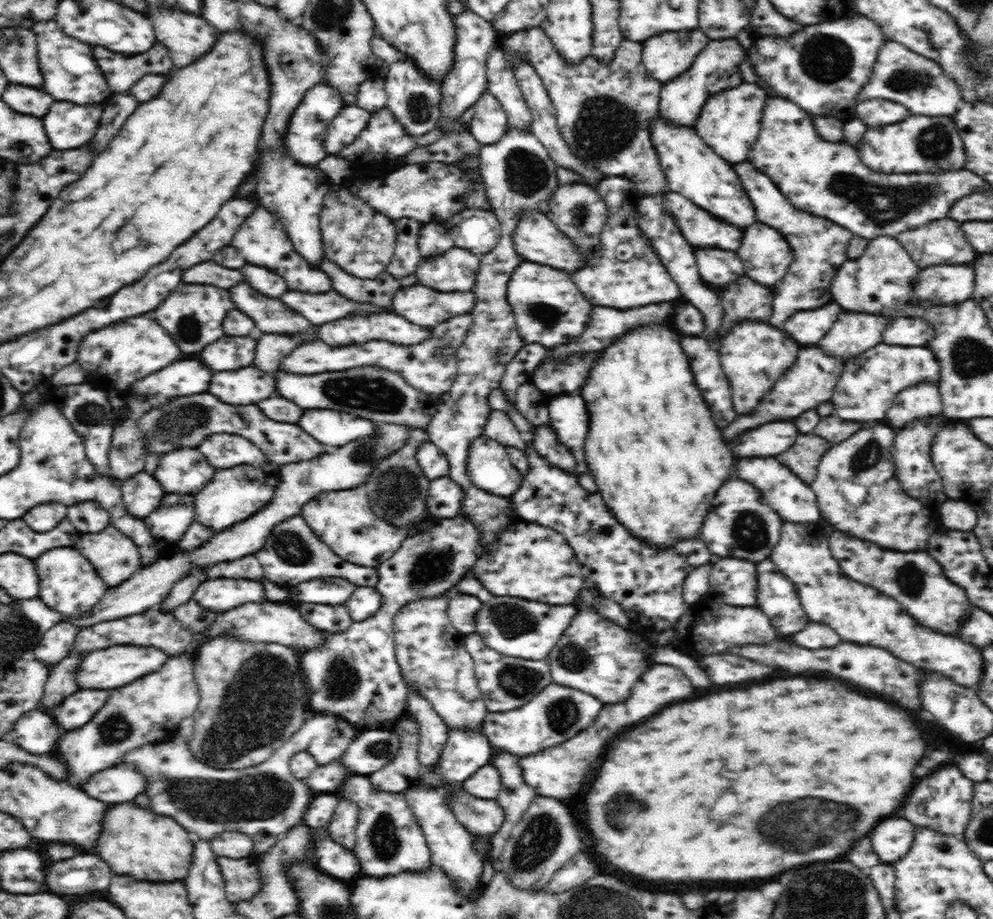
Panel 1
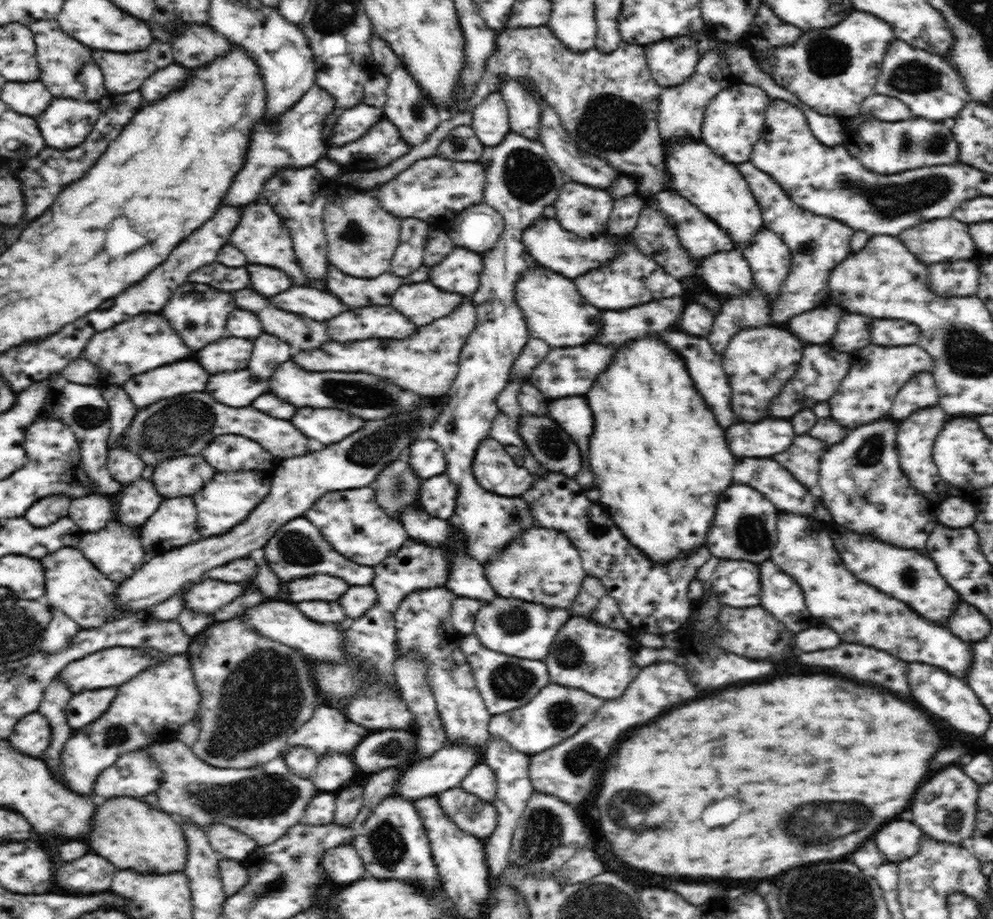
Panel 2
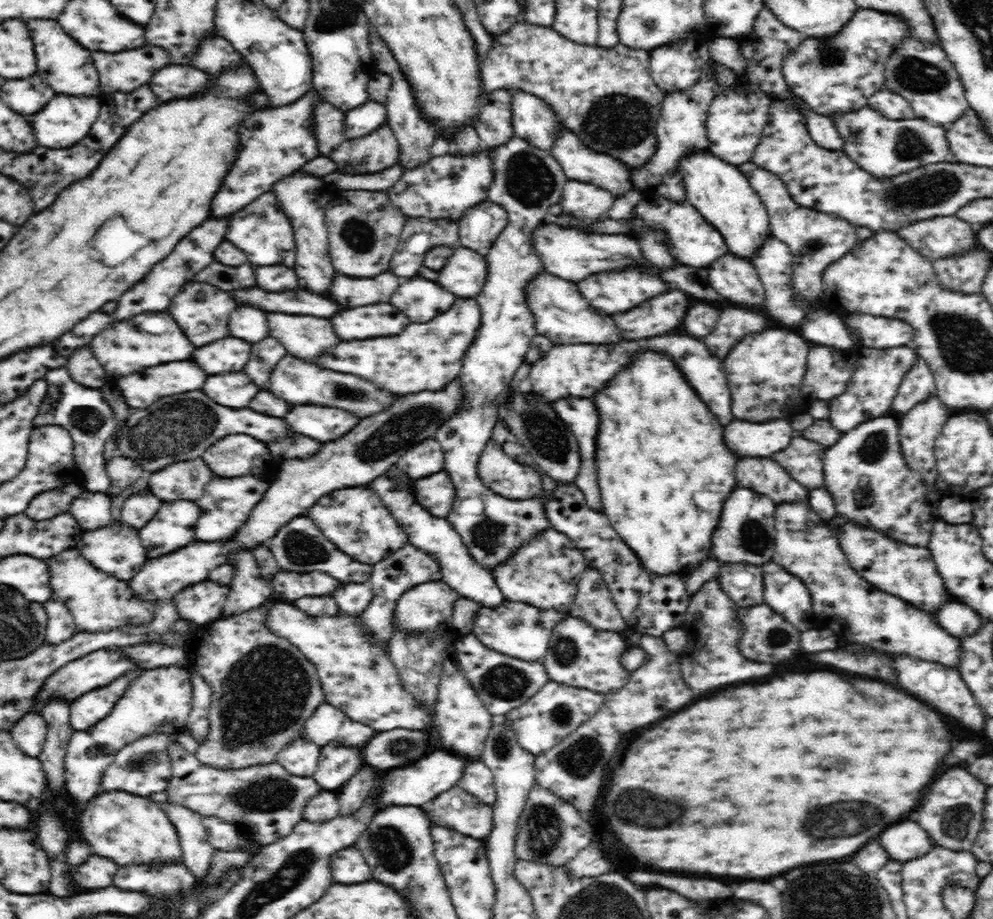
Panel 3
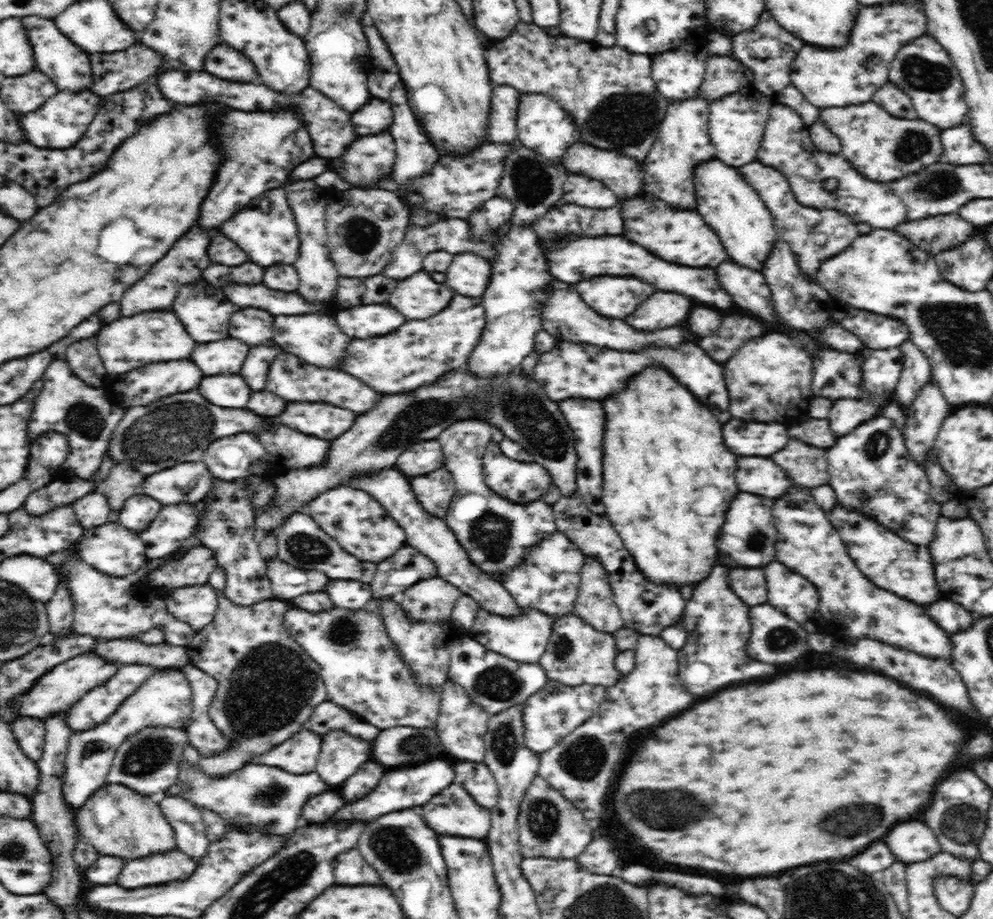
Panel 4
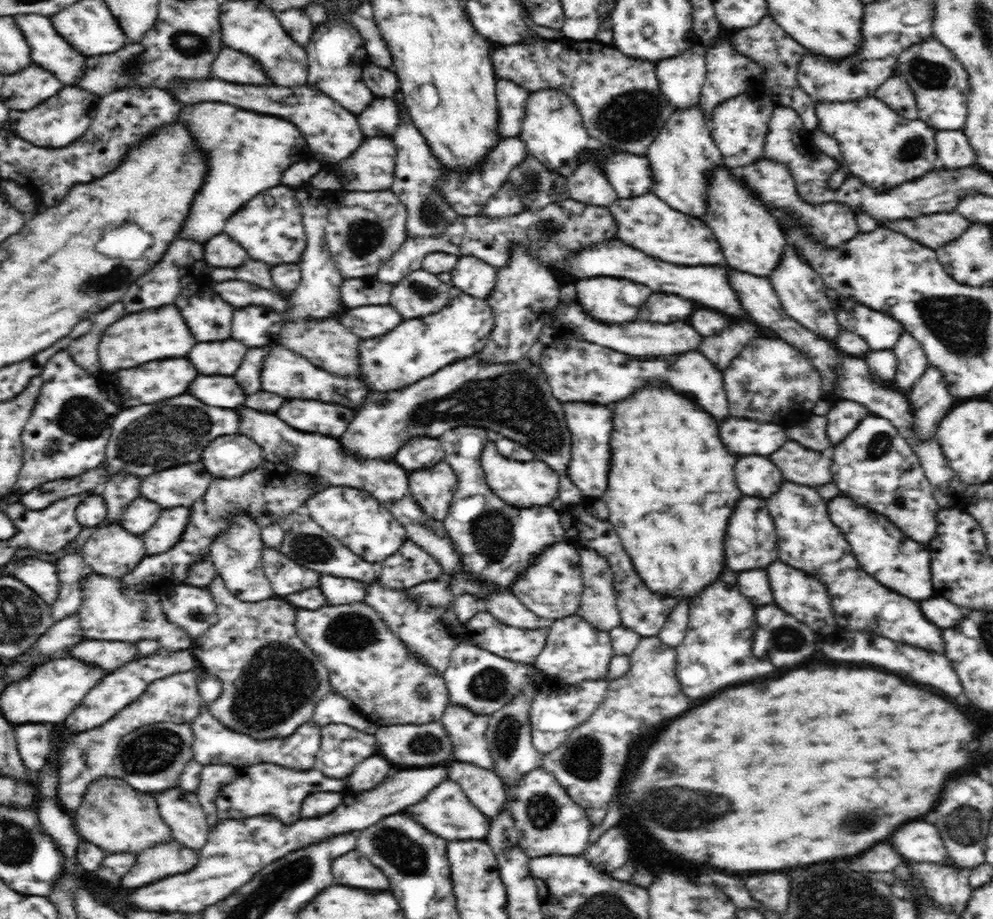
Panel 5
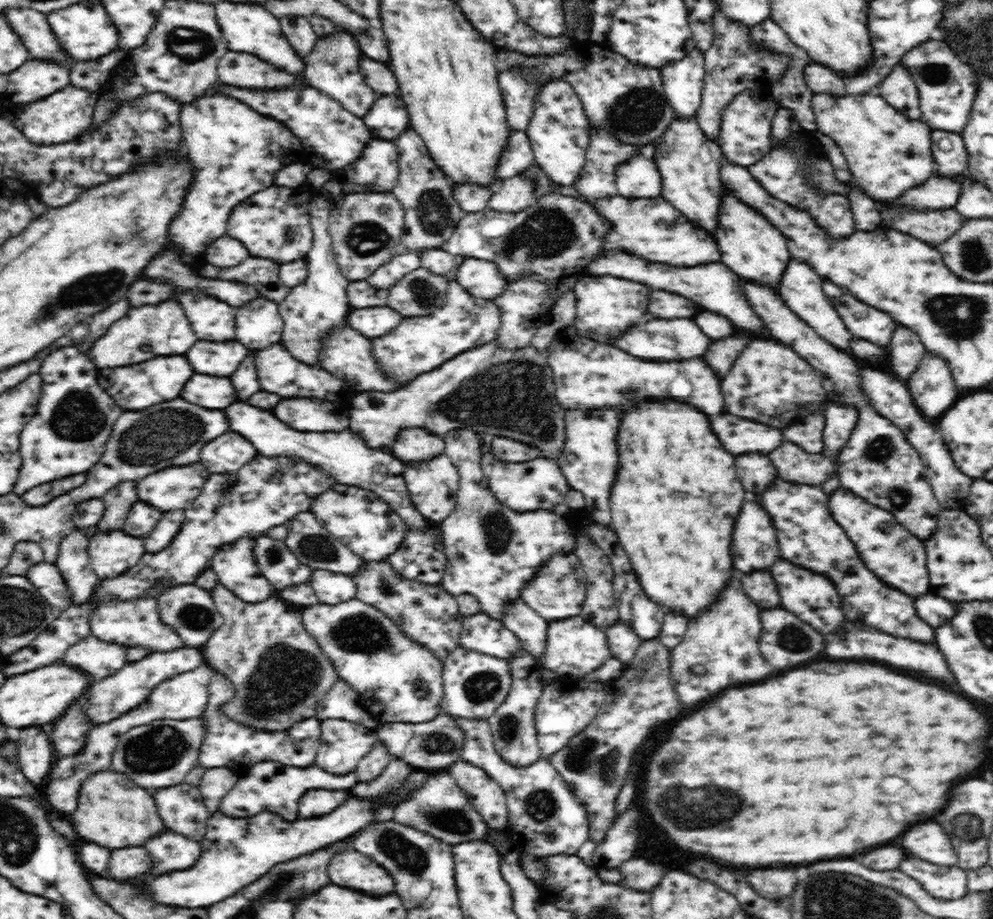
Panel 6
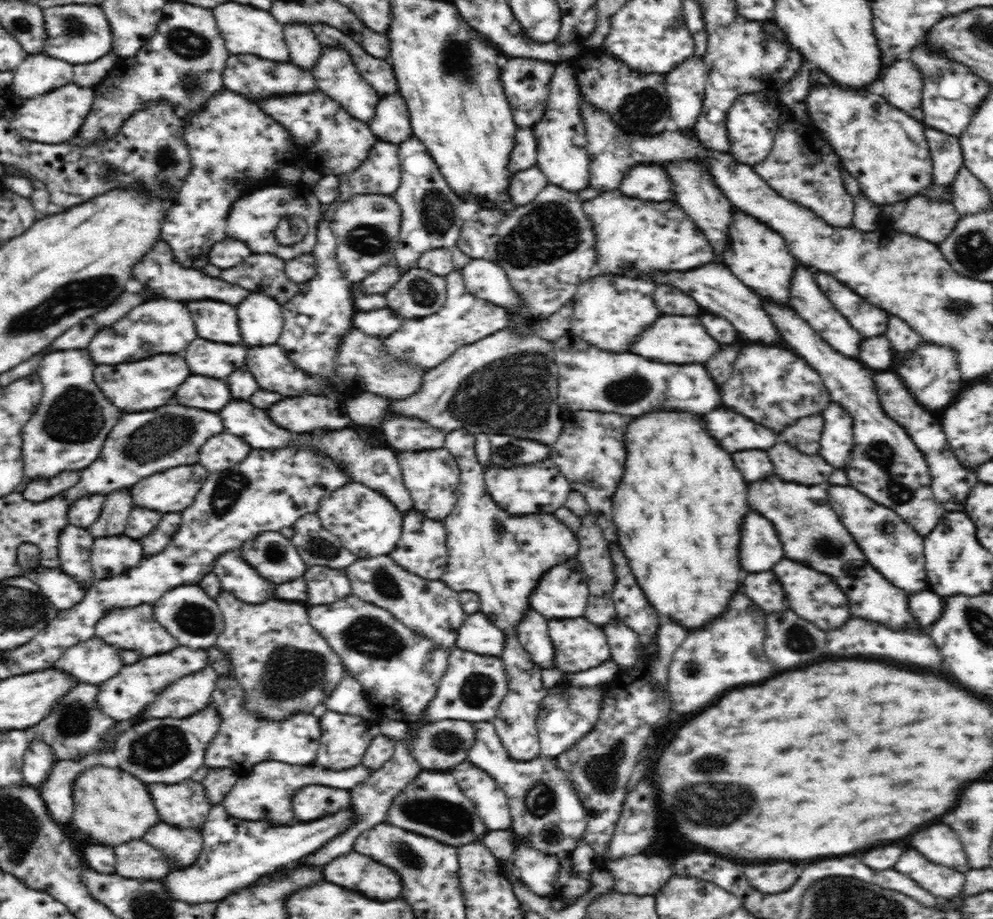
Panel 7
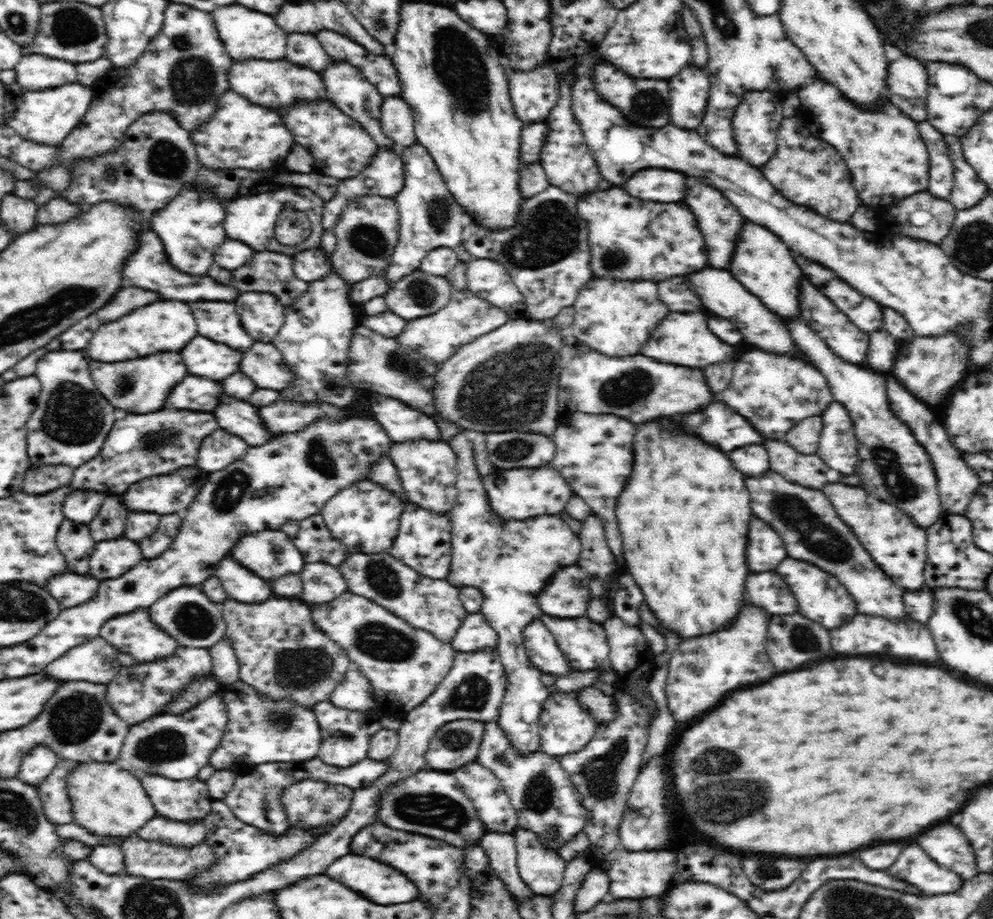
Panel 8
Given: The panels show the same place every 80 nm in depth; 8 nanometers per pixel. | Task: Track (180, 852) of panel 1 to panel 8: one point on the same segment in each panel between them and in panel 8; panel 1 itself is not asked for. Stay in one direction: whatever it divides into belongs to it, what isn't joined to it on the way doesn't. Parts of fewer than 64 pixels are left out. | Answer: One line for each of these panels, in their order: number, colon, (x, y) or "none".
2: (128, 832)
3: (130, 829)
4: (117, 821)
5: (118, 818)
6: (113, 811)
7: (114, 807)
8: (109, 801)

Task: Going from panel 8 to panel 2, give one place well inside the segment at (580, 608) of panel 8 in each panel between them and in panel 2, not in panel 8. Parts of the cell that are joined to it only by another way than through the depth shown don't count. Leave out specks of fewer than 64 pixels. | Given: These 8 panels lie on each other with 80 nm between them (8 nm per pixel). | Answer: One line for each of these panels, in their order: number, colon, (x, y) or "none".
2: (540, 565)
3: (544, 573)
4: (548, 580)
5: (551, 588)
6: (556, 592)
7: (562, 593)

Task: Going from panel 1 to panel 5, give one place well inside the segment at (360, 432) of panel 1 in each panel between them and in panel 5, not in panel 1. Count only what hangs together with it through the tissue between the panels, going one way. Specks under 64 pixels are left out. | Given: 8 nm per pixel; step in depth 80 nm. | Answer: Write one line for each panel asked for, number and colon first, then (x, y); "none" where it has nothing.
2: (329, 426)
3: (323, 424)
4: (325, 421)
5: (305, 415)

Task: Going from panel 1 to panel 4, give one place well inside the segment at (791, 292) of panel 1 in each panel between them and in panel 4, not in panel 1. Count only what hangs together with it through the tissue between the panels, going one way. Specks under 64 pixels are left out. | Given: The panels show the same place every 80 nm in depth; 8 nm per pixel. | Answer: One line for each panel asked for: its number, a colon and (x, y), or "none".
2: (818, 243)
3: (798, 227)
4: (814, 235)

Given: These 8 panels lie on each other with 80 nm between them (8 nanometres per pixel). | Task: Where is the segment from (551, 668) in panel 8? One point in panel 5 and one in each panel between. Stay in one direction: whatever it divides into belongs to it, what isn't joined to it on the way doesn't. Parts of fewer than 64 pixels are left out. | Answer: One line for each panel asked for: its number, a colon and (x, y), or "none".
5: (503, 605)
6: (531, 629)
7: (532, 632)

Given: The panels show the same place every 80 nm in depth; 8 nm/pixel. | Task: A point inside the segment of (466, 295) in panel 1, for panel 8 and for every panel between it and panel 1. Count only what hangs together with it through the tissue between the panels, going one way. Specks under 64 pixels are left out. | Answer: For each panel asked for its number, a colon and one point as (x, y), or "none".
2: (423, 303)
3: (421, 300)
4: (418, 297)
5: (417, 296)
6: (419, 293)
7: (419, 293)
8: (417, 295)

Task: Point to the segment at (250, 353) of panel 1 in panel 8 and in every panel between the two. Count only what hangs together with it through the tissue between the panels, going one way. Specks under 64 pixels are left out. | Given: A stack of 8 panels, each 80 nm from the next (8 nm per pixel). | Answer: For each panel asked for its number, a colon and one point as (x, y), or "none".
2: (227, 354)
3: (231, 354)
4: (228, 355)
5: (223, 358)
6: (215, 358)
7: (204, 357)
8: (202, 357)

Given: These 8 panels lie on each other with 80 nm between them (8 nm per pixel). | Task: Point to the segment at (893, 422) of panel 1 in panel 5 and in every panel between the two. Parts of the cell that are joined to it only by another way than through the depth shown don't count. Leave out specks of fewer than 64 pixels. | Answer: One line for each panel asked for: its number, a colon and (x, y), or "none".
2: (921, 392)
3: (919, 384)
4: (916, 372)
5: (911, 359)

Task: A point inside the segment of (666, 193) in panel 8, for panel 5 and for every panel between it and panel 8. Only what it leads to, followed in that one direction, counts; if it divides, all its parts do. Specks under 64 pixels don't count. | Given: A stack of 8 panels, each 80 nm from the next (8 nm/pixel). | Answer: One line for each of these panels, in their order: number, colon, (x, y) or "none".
5: (629, 175)
6: (638, 177)
7: (648, 182)

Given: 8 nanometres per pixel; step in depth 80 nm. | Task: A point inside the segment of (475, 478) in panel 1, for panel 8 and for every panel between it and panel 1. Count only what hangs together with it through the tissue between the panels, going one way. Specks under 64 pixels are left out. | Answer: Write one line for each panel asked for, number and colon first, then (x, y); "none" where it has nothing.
2: (494, 469)
3: (500, 473)
4: (520, 482)
5: (528, 484)
6: (537, 484)
7: (540, 487)
8: (521, 493)

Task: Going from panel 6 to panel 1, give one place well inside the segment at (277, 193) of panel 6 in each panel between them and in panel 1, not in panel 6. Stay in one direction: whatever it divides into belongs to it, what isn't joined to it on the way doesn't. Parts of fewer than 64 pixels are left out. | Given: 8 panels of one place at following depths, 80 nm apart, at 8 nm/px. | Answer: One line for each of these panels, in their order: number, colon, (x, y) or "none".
1: (262, 240)
2: (262, 236)
3: (263, 231)
4: (266, 231)
5: (258, 226)

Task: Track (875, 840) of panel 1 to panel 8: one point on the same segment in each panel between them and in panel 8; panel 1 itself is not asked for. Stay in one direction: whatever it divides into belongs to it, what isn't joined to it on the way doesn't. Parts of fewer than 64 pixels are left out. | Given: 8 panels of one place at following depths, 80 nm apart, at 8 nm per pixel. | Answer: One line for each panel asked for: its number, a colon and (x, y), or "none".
2: (898, 840)
3: (906, 841)
4: (911, 842)
5: (918, 842)
6: (928, 842)
7: (938, 843)
8: (947, 845)

